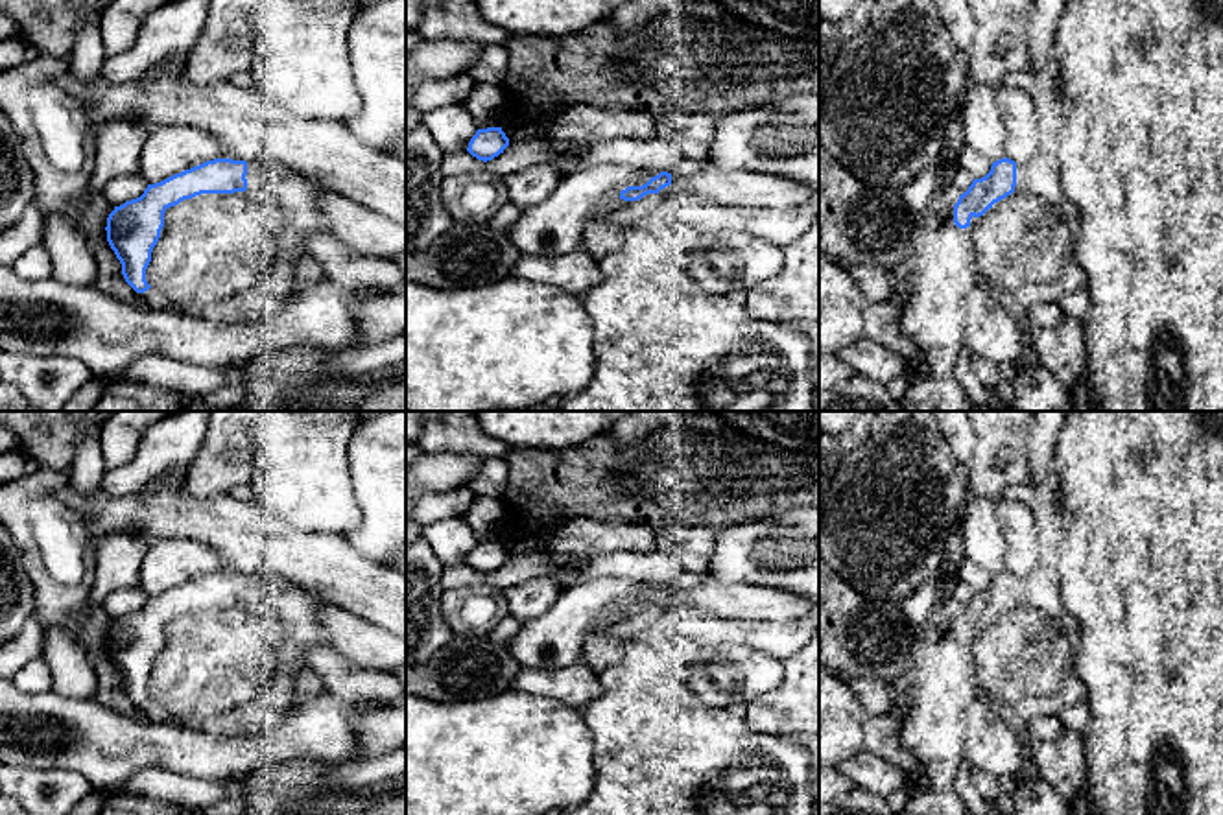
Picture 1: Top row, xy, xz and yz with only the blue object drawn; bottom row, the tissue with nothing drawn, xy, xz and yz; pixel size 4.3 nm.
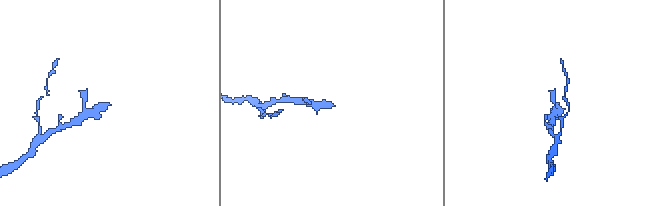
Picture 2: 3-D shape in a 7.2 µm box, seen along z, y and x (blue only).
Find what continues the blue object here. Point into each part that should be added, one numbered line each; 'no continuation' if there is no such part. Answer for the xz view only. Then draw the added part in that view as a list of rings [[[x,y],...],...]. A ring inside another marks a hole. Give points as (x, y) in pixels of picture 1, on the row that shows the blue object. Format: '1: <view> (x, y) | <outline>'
1: xz (600, 236) | [[[616,199],[605,201],[592,214],[583,229],[583,251],[587,251],[596,260],[603,258],[607,253],[616,251],[620,247],[620,234],[623,225],[612,225],[607,219],[622,210],[629,201]]]

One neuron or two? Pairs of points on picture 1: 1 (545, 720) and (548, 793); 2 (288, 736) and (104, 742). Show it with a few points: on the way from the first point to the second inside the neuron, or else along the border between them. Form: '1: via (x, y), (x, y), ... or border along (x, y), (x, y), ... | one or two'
1: via (545, 738), (548, 775) | one
2: via (242, 749), (178, 749), (150, 744) | one

